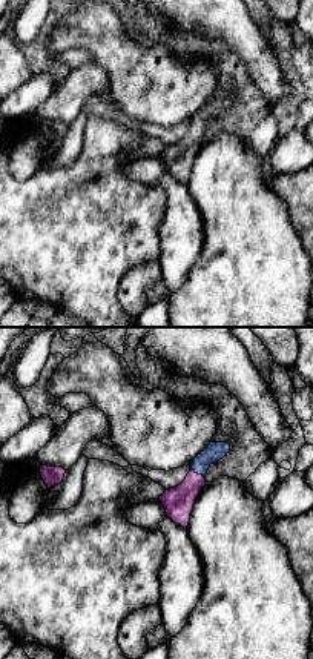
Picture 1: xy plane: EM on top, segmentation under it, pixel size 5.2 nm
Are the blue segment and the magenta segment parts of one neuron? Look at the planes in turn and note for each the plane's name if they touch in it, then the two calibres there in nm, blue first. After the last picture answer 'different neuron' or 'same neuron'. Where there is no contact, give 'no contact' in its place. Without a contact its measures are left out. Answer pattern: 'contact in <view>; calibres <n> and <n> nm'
contact in xy; calibres 100 and 160 nm

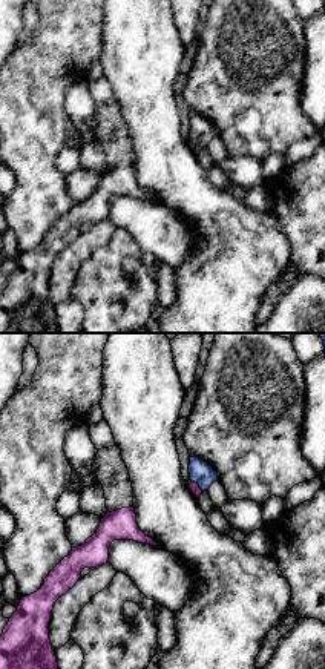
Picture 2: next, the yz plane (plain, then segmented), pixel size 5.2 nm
contact in yz; calibres 120 and 50 nm

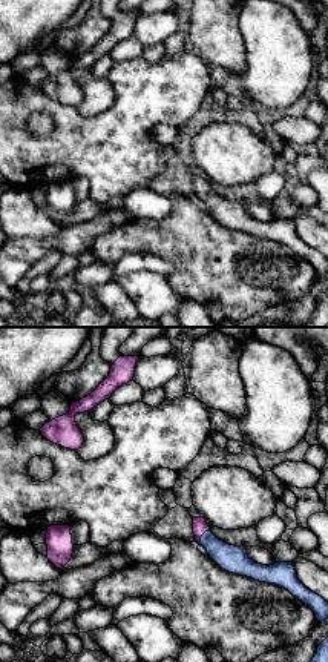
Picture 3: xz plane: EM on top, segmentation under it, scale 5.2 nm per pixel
contact in xz; calibres 140 and 80 nm

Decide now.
same neuron

